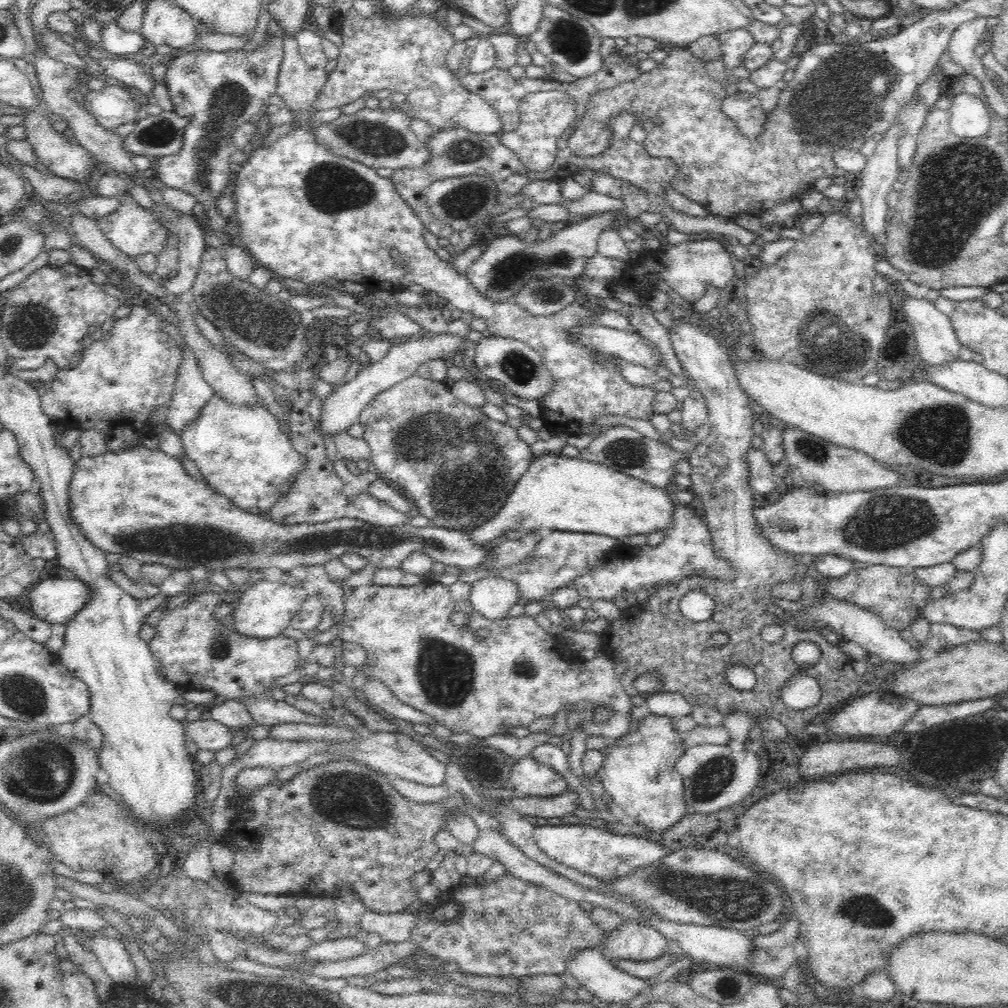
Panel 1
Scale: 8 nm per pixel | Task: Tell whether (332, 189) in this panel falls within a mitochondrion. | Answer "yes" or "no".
yes

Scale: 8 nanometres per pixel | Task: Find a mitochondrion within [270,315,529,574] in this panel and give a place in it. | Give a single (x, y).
(449, 446)

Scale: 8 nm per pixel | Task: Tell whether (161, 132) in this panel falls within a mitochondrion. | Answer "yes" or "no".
yes

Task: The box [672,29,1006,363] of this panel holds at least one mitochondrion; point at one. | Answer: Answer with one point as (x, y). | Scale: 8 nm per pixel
(959, 185)

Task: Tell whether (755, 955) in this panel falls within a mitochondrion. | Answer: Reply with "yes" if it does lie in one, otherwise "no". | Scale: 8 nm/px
no

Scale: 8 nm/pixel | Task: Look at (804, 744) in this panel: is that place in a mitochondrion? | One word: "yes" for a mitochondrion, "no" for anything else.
no

